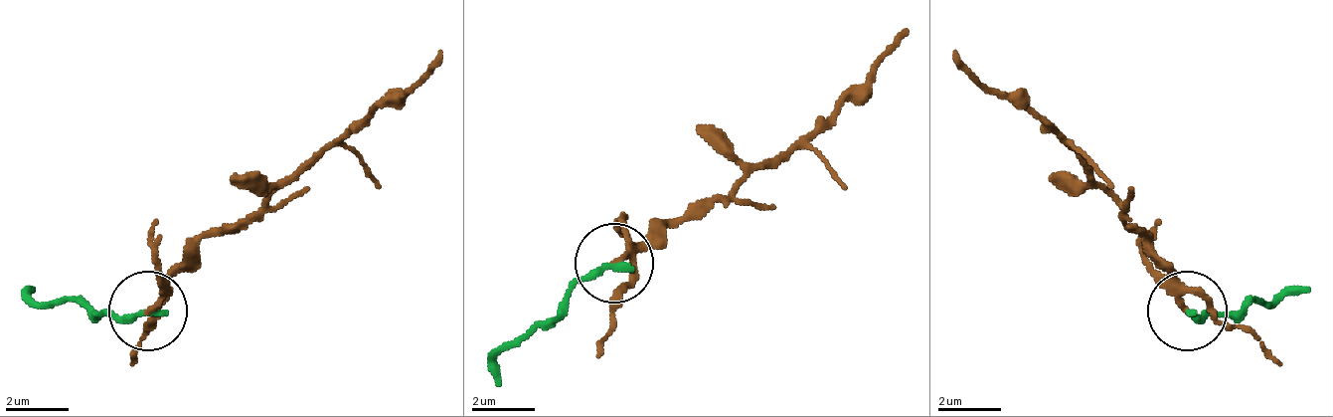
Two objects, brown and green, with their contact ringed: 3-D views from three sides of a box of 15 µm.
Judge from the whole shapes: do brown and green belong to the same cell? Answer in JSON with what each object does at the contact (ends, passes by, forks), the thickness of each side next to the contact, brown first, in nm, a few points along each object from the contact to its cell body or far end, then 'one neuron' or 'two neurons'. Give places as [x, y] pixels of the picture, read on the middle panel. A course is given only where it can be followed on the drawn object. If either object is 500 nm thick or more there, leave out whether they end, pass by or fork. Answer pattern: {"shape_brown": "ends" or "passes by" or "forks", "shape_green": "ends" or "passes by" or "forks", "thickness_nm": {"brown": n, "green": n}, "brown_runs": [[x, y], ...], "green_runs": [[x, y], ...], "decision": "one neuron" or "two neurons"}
{"shape_brown": "passes by", "shape_green": "ends", "thickness_nm": {"brown": 140, "green": 240}, "brown_runs": [[612, 261], [627, 261], [770, 166], [905, 32]], "green_runs": [[612, 261], [501, 356], [501, 387]], "decision": "two neurons"}

